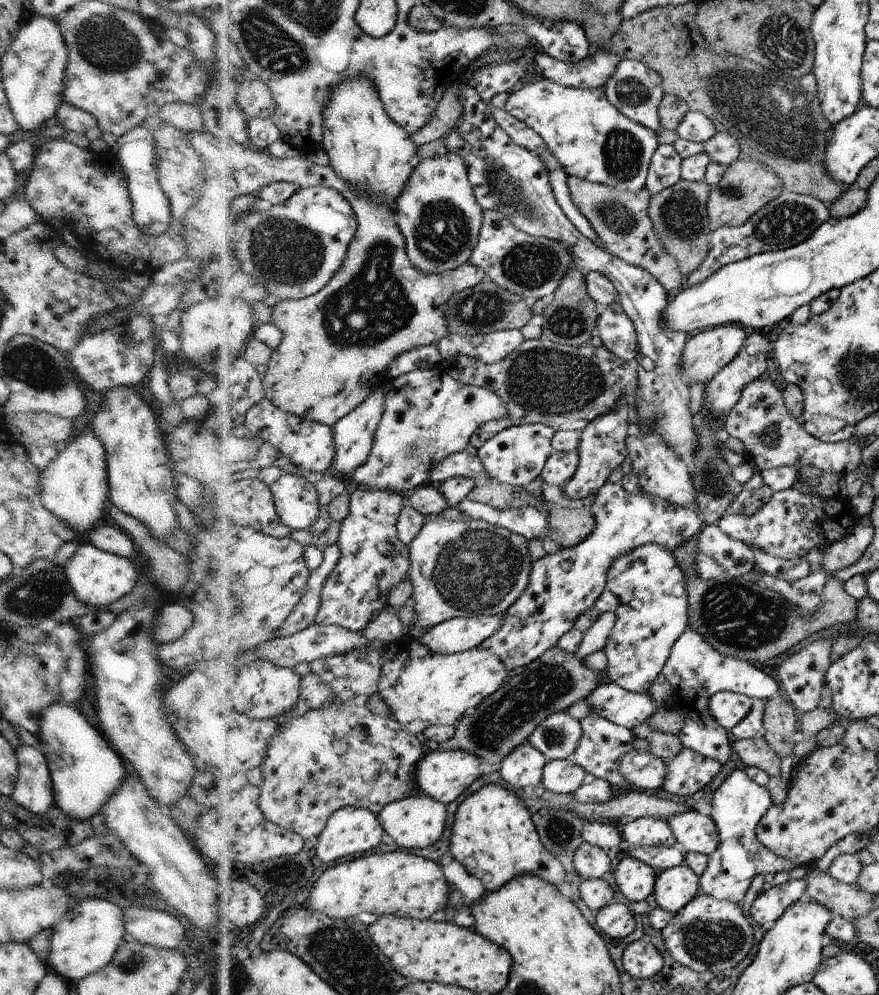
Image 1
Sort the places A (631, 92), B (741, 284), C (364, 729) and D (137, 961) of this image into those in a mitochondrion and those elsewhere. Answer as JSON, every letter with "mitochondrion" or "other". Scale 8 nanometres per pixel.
{"A":"mitochondrion","B":"other","C":"other","D":"mitochondrion"}

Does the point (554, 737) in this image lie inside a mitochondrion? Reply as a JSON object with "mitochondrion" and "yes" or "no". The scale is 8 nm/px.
{"mitochondrion":"yes"}

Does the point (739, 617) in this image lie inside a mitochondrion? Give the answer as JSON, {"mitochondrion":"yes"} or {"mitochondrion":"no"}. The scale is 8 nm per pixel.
{"mitochondrion":"yes"}

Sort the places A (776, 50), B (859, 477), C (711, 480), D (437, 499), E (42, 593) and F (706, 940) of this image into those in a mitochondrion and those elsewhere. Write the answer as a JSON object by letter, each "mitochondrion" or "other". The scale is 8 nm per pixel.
{"A":"mitochondrion","B":"other","C":"mitochondrion","D":"other","E":"mitochondrion","F":"mitochondrion"}

